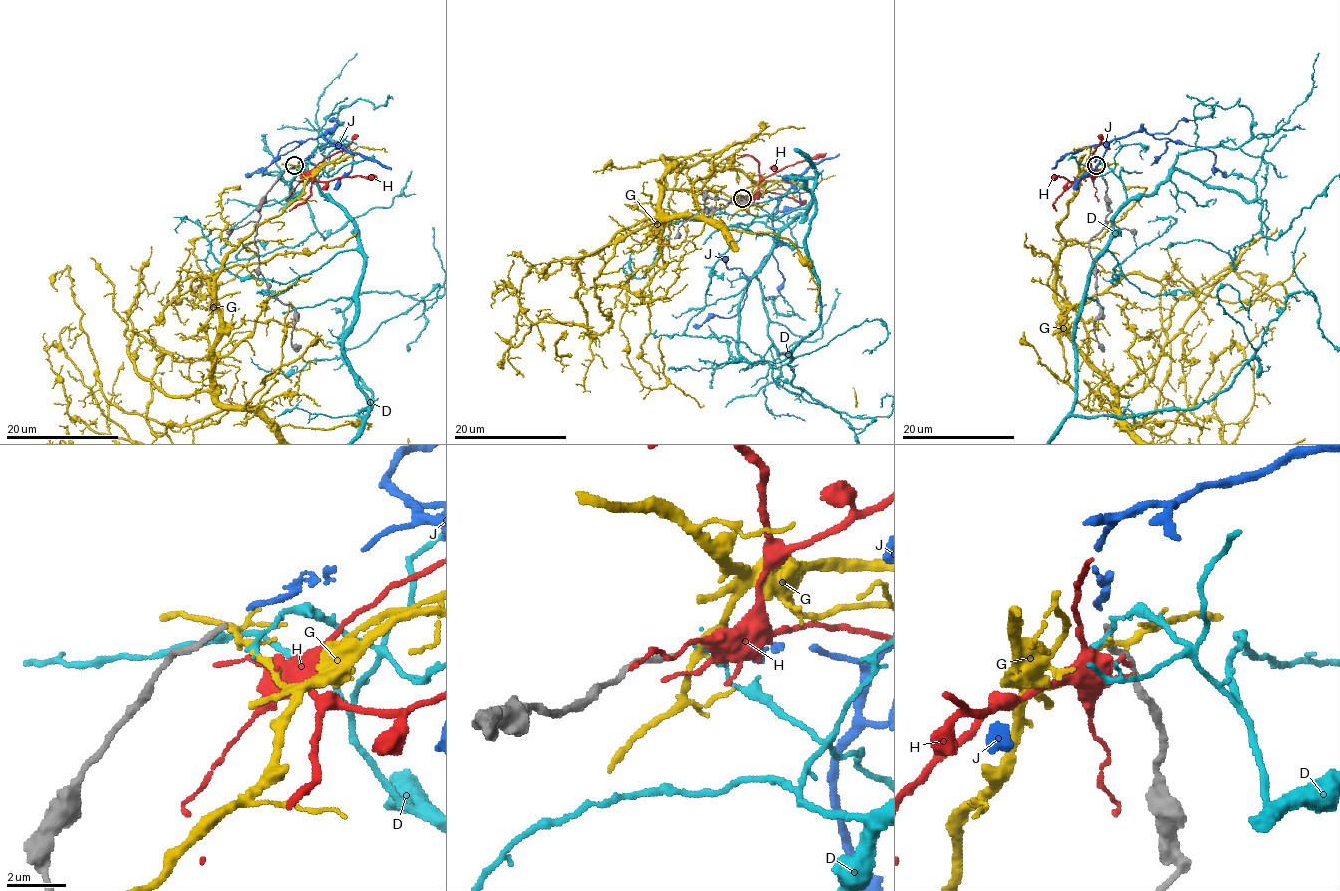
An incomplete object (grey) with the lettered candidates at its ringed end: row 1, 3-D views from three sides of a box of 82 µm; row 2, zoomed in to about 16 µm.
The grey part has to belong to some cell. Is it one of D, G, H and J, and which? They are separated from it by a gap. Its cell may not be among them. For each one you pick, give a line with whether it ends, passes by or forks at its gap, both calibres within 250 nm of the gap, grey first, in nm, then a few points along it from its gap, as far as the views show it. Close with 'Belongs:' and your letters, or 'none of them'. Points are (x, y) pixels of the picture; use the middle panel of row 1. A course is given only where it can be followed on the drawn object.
J: it ends; calibres 180 and 160 nm
Belongs: J

